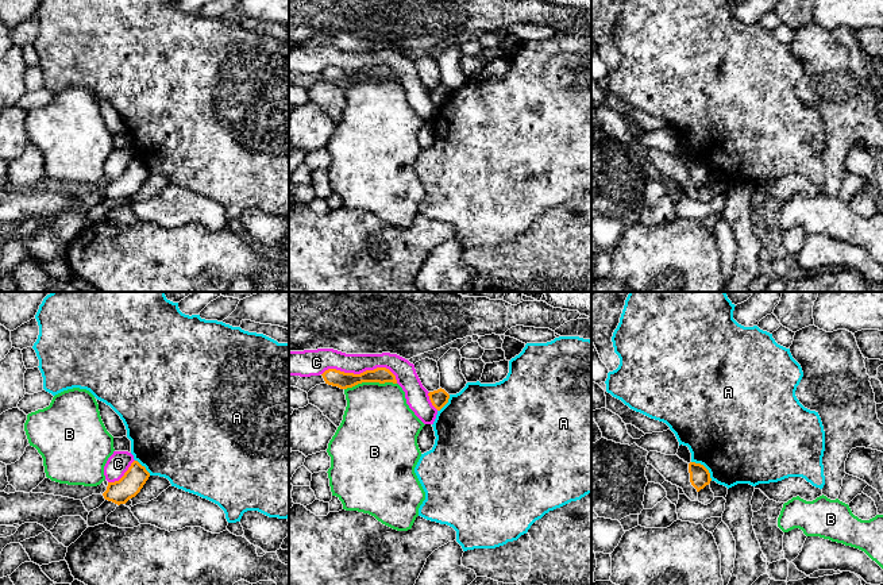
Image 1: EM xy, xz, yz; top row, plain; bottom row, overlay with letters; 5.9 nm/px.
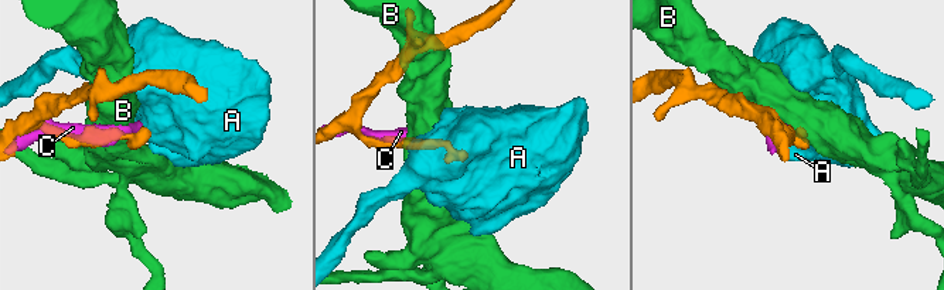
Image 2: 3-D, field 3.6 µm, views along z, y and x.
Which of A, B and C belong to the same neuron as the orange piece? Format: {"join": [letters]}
{"join": []}

